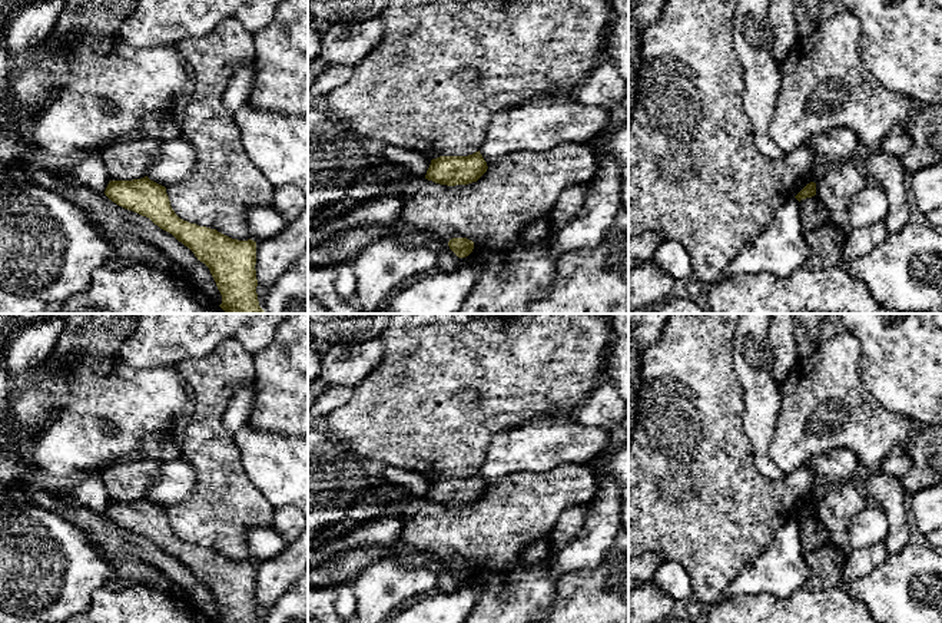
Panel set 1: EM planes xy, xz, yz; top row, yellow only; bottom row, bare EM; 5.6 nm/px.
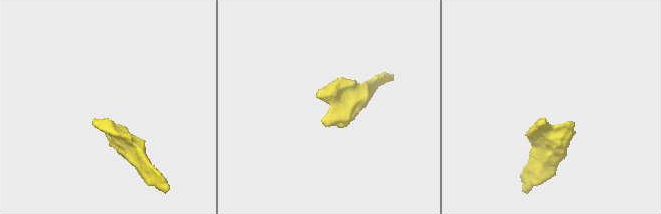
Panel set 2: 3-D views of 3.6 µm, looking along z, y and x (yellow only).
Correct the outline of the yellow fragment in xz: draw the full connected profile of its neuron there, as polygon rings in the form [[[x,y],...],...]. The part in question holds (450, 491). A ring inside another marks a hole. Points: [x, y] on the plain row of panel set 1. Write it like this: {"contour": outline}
{"contour": [[[480,471],[468,477],[440,477],[431,481],[425,500],[447,507],[468,506],[477,503],[487,490]]]}

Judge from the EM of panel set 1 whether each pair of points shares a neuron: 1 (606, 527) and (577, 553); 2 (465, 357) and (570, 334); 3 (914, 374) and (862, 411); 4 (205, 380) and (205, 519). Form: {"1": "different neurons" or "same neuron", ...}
{"1": "same neuron", "2": "same neuron", "3": "different neurons", "4": "same neuron"}

